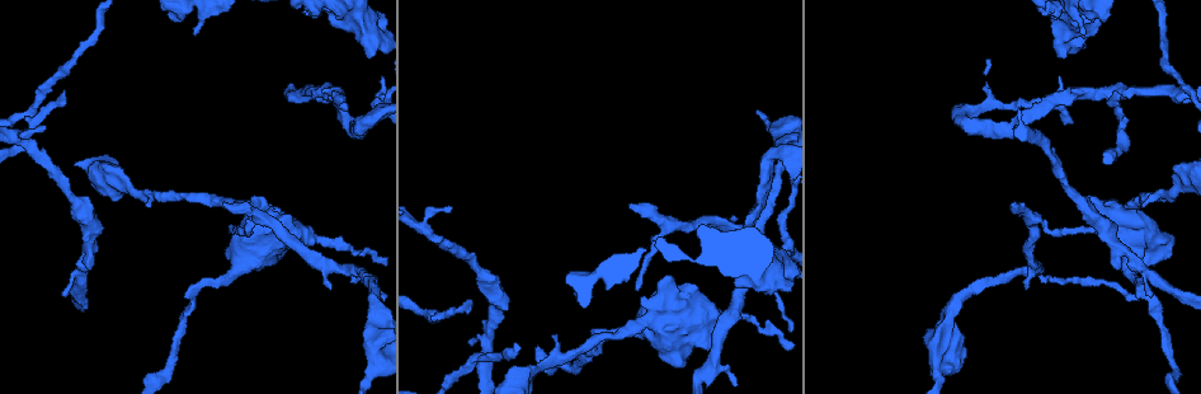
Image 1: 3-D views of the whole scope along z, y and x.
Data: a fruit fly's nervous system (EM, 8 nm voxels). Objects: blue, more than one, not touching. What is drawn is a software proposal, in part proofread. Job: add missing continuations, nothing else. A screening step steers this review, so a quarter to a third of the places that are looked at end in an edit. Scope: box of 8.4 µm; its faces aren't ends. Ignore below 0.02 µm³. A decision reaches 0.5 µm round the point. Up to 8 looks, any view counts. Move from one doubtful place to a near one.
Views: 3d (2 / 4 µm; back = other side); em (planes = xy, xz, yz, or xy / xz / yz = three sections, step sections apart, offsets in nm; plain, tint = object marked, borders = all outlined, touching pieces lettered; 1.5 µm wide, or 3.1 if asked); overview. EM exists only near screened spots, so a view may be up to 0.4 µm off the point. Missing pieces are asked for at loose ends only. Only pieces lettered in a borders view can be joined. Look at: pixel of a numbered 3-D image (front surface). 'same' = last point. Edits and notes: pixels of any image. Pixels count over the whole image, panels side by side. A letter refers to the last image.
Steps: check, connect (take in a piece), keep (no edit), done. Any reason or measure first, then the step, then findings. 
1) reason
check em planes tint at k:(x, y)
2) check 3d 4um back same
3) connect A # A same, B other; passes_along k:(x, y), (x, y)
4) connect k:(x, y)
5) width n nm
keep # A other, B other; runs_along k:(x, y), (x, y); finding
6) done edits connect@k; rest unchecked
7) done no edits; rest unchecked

check 3d 2um at 1:(224, 202)

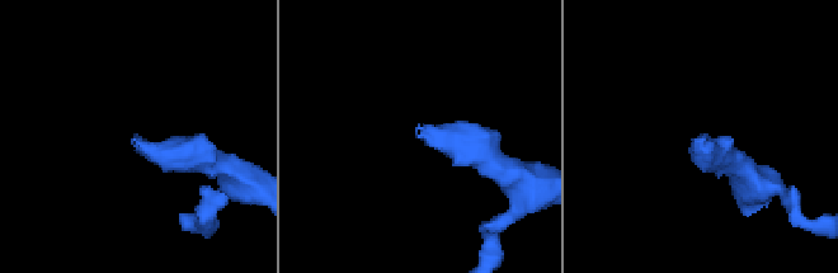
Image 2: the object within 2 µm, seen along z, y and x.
shape alone is not enough
check em xy step 4 tint at 2:(131, 139)

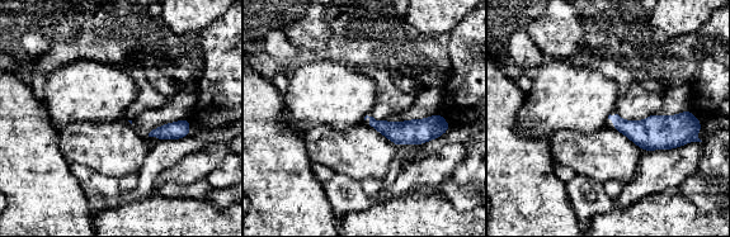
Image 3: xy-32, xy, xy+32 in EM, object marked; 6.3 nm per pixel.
check em planes borders same

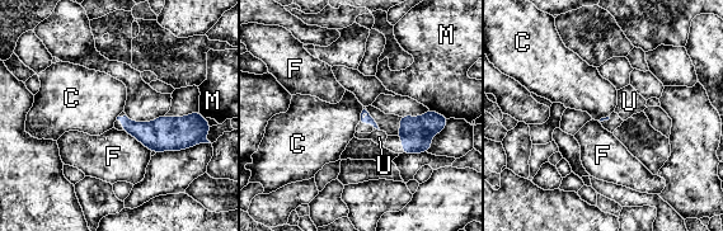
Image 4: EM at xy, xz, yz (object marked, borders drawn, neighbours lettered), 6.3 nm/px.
longest_contact F 240 nm
connect U # C other, F other, M other, U same; passes_along 4:(369, 119), (376, 128), (379, 137); it goes on there

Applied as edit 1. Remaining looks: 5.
free end
check 3d 2um at 1:(194, 36)

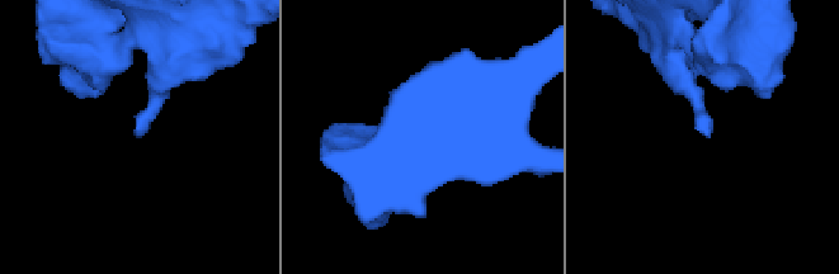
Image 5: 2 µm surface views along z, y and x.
now the EM
check em planes borders at 5:(134, 134)

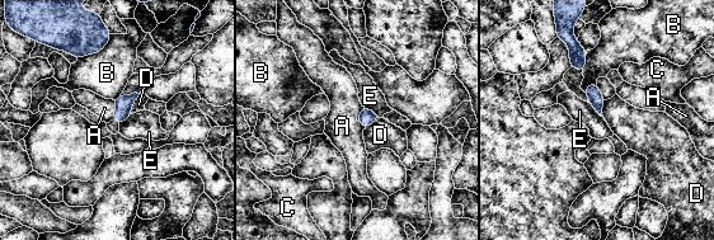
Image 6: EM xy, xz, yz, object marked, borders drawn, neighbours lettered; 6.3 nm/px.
keep # A other, B other, C other, D other, E other; border 6:(362, 107), (358, 122), (365, 128); no lettered piece goes on from it

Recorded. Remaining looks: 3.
free end
check 3d 2um at 1:(469, 341)

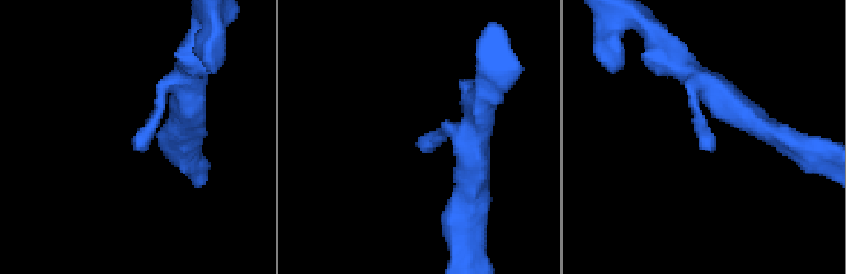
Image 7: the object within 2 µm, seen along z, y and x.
check em xz step 8 borders at 7:(423, 147)

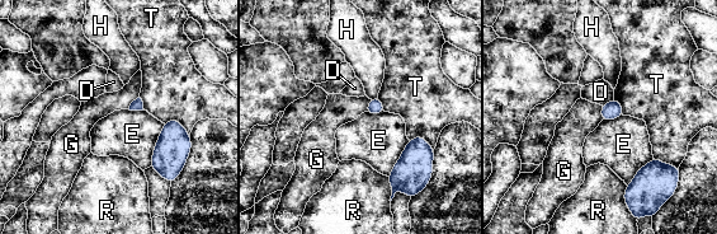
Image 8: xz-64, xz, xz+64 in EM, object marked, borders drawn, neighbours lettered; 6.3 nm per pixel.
keep # D other, E other, G other, H other, R other, T other; none of them fits

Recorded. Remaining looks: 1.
done edits connect@4; rest unchecked

